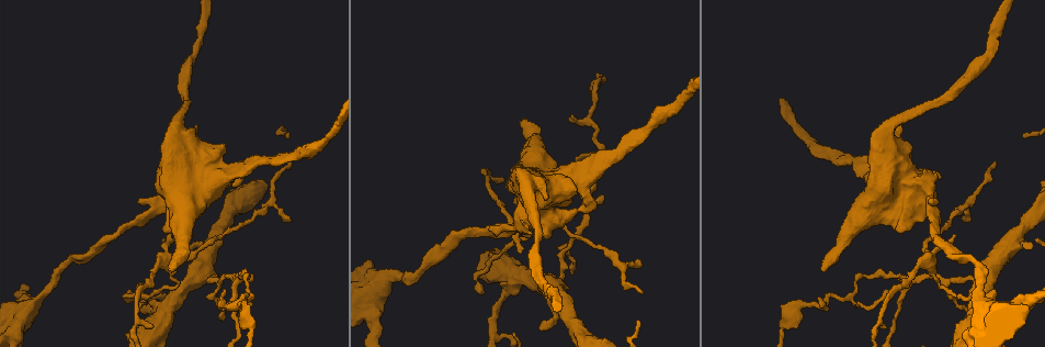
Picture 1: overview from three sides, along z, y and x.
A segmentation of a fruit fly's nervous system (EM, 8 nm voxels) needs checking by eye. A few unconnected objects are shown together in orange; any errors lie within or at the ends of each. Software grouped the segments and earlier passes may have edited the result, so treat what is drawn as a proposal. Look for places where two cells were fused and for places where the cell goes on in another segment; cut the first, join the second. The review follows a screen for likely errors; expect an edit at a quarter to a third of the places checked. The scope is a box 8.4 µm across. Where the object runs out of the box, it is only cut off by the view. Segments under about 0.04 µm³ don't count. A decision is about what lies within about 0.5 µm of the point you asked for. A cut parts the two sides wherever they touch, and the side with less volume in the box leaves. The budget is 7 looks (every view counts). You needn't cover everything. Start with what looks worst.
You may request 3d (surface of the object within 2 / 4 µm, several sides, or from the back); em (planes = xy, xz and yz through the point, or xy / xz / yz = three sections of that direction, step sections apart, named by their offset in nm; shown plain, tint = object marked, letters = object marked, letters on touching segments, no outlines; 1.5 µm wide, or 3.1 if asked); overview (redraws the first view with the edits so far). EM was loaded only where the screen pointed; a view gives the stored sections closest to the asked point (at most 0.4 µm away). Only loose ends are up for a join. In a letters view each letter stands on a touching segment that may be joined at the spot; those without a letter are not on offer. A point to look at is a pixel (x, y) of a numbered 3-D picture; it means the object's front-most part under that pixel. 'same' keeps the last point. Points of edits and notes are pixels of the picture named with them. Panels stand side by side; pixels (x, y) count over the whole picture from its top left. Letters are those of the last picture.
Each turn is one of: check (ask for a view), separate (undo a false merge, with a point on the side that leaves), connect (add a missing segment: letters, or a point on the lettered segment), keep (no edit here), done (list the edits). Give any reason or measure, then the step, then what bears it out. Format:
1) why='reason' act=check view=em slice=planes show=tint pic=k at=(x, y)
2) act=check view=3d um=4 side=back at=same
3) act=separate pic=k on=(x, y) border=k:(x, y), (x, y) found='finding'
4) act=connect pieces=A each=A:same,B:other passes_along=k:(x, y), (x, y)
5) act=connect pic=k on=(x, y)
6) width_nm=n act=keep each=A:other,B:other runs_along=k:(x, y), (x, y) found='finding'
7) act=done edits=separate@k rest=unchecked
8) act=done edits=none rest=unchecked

why='stops while still wide' act=check view=3d um=4 side=back pic=1 at=(577, 190)

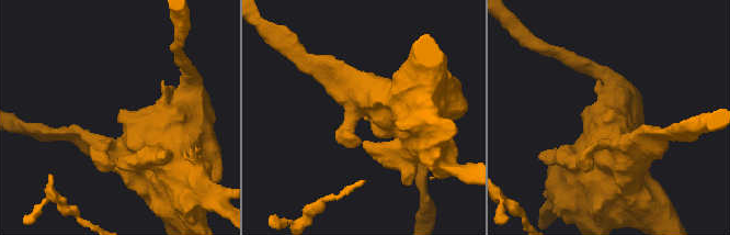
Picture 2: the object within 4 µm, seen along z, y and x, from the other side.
act=check view=em slice=planes show=letters pic=2 at=(121, 112)

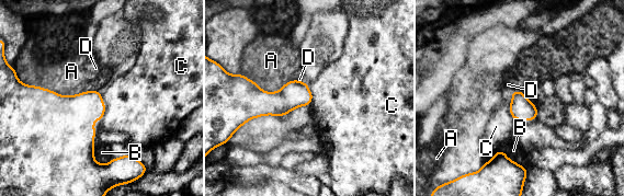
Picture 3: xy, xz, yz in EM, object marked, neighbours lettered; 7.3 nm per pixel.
longest_contact=C:220nm act=keep each=A:other,B:other,C:other,D:other border=3:(100, 91), (104, 104), (102, 119) found='no lettered segment goes on from it'

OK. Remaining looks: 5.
act=check view=em slice=planes show=letters pic=1 at=(521, 250)

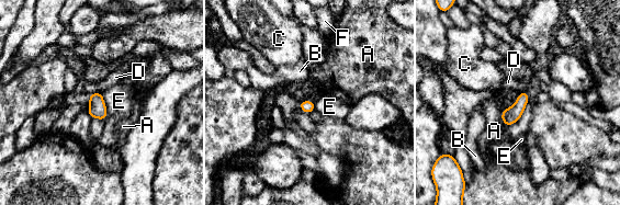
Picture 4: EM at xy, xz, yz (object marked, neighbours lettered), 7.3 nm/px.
act=keep each=A:other,B:other,C:other,D:other,E:other,F:other border=4:(101, 93), (106, 112), (104, 121) found='none of them fits'

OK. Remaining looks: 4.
why='thin end' act=check view=3d um=4 pic=1 at=(639, 259)

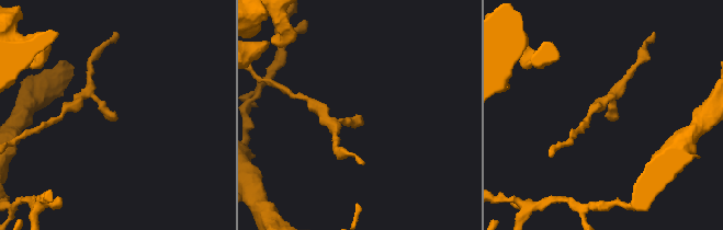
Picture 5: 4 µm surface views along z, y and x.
act=check view=em slice=planes show=letters pic=5 at=(358, 115)

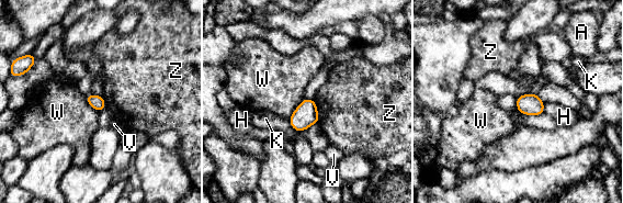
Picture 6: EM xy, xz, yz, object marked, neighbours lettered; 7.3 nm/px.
width_nm=100 act=keep each=A:other,H:other,K:other,V:other,W:other,Z:other border=6:(305, 98), (289, 119) found='no lettered segment goes on from it'

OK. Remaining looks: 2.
act=done edits=none rest=unchecked

